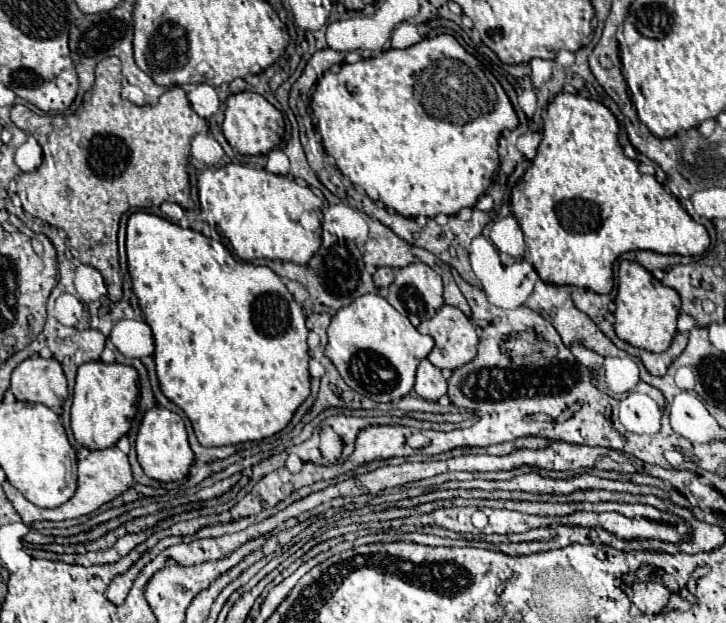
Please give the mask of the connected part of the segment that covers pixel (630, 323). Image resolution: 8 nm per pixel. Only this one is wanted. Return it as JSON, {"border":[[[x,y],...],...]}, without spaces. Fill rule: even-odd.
{"border":[[[623,261],[619,265],[619,287],[615,297],[615,333],[625,343],[653,351],[663,353],[667,345],[671,345],[675,333],[677,333],[677,317],[681,309],[681,299],[671,287],[663,287],[647,269],[643,269],[635,261]]]}

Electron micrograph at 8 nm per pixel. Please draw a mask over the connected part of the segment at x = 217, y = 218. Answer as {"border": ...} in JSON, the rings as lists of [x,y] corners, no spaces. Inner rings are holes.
{"border":[[[227,163],[215,171],[205,169],[198,176],[197,186],[203,220],[215,223],[216,228],[229,239],[239,259],[281,259],[305,265],[317,253],[321,233],[305,231],[299,223],[299,217],[305,211],[319,211],[319,219],[322,218],[323,203],[309,187],[301,187],[275,173],[267,173],[263,168],[240,163]]]}

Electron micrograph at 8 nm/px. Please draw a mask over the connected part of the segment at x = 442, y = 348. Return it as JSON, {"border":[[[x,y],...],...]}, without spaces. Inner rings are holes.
{"border":[[[443,305],[433,319],[419,325],[419,331],[433,337],[435,347],[427,359],[439,369],[453,371],[477,357],[479,337],[475,325],[461,309]]]}

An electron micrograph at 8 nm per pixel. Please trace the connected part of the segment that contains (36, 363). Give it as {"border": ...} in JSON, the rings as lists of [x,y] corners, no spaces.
{"border":[[[29,357],[11,373],[11,391],[17,401],[61,407],[67,399],[67,379],[55,359]]]}

